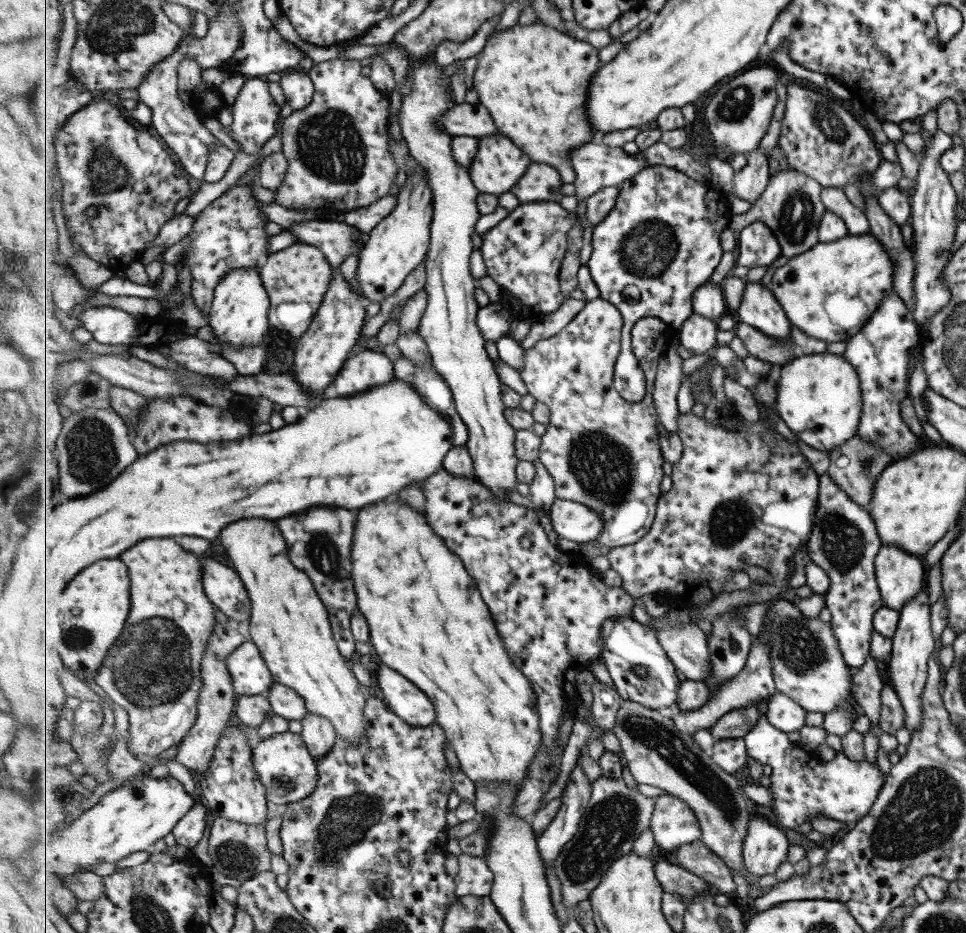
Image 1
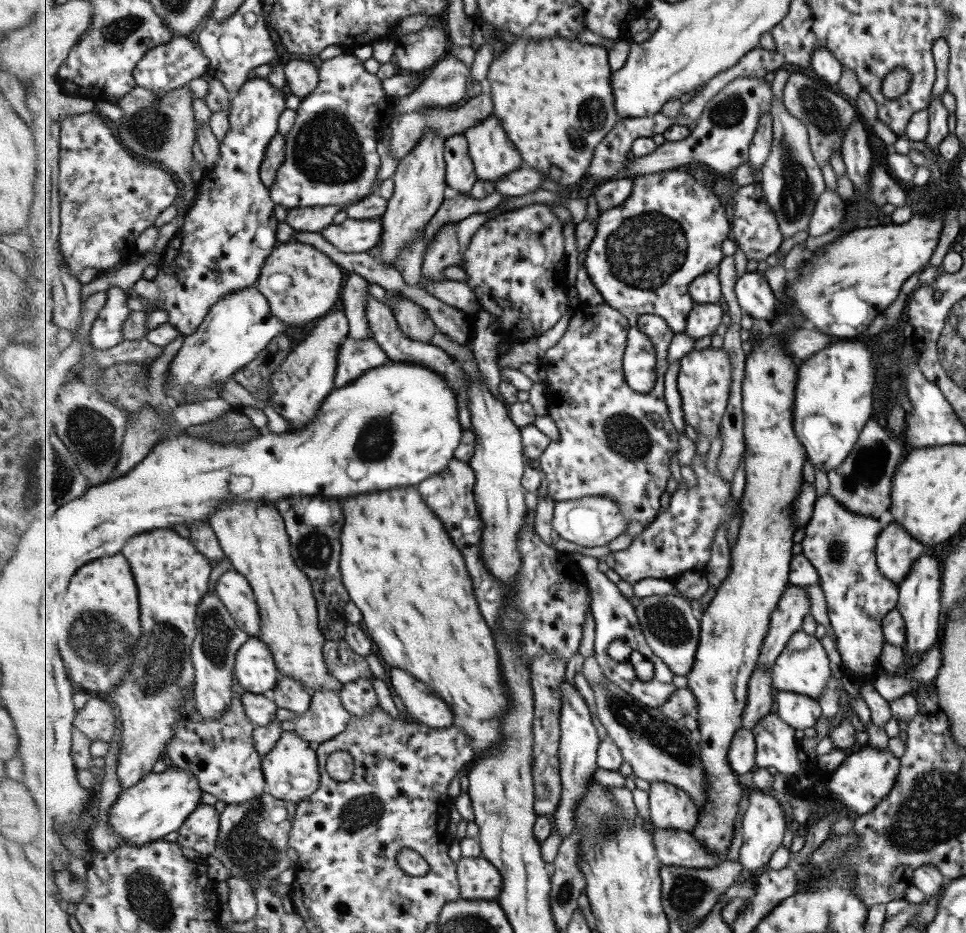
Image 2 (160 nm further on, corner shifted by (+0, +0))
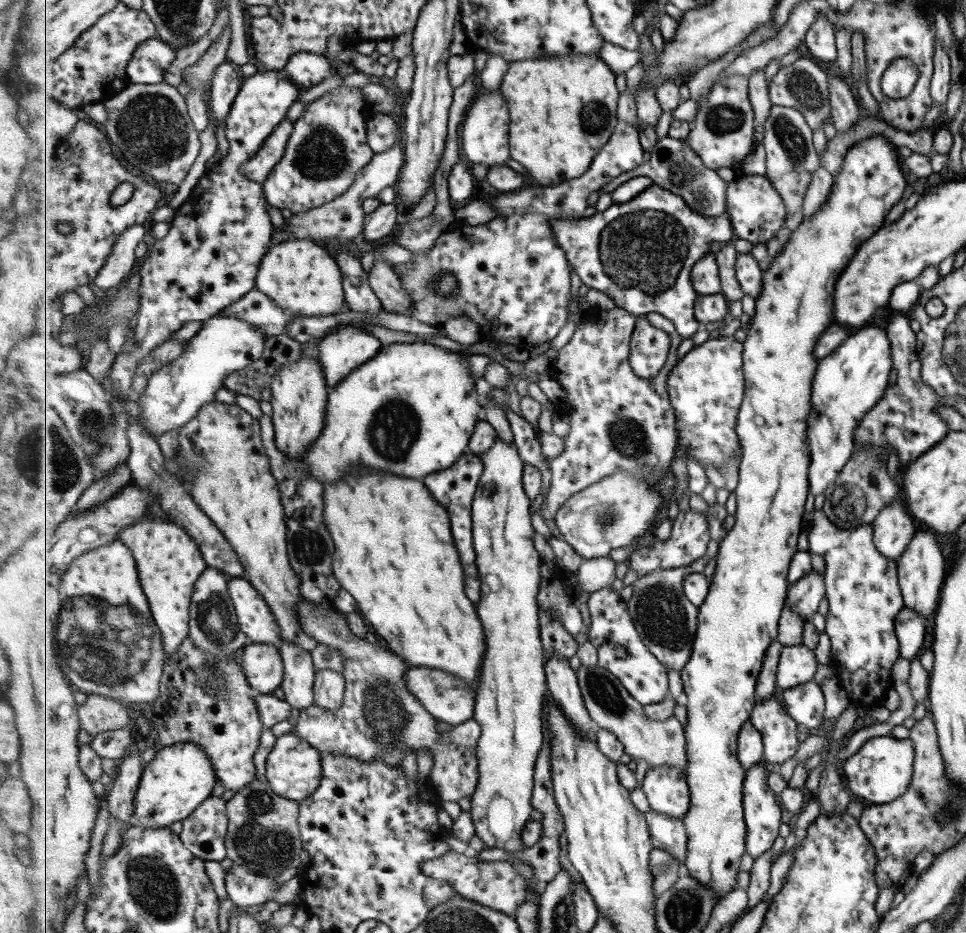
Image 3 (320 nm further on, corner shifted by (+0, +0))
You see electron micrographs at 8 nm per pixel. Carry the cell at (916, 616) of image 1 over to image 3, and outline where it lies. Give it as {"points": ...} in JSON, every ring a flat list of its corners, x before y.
{"points":[[917,527,910,541,906,544,905,550,900,552,899,558,896,560,896,575,903,606,915,611,916,615,921,615,926,624,930,623,934,608,938,605,942,580,946,575,945,570,943,556,937,546,935,536,925,527]]}

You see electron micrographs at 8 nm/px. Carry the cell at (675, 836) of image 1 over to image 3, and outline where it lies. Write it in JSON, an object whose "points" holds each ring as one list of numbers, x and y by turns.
{"points":[[680,768,647,771,641,787,651,810,685,820,691,806,687,775]]}

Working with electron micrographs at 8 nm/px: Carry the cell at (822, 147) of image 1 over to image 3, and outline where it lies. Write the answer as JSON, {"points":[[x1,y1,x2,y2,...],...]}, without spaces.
{"points":[[803,55,793,64,783,64,768,85,771,102,775,106,796,107,797,110,802,111,803,118,807,120,811,130,821,127,823,120,830,117,826,76,821,66,811,56]]}

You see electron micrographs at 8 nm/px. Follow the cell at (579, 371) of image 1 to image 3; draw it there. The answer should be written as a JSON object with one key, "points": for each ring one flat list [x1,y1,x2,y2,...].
{"points":[[619,306,613,309,599,310,597,317,585,322,574,331,570,341,562,347,553,365,554,377,567,391,563,400,563,411,569,420,570,431,566,439,566,449,557,458,547,457,551,466,551,484,544,504,541,506,543,519,555,522,559,509,577,493,586,490,602,478,615,473,629,473,640,479,651,473,656,480,653,484,663,482,671,472,669,466,678,450,678,415,670,401,668,378,678,364,679,346,683,342,682,334,675,323,662,314,651,313,647,320,658,329,668,332,671,337,671,349,668,361,653,378,641,378,631,362,631,339,634,336,638,316]]}

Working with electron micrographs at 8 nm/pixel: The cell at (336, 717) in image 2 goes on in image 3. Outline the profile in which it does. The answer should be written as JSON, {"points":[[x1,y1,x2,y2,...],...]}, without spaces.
{"points":[[323,669,316,674,314,685,315,706,335,712,343,708,346,695,346,678,336,670]]}

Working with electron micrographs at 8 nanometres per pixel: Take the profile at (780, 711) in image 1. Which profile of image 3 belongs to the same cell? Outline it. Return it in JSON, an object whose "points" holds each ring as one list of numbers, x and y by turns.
{"points":[[813,681,804,682,794,689,780,690,782,705,787,714,811,732,820,727,823,715,823,694]]}

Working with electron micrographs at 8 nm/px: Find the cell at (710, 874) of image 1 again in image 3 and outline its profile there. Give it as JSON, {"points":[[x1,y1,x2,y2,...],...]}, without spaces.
{"points":[[653,810,647,811,645,815,654,846,670,852,677,860,680,860,681,864,684,864,689,838,684,820]]}

